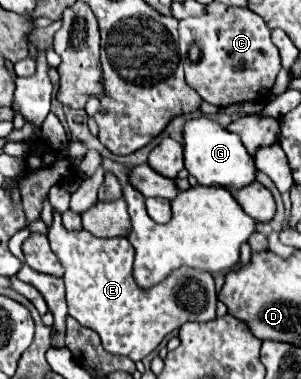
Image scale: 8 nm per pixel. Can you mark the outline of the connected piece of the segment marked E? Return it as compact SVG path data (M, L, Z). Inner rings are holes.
M54 214L54 224L48 230L48 240L52 252L58 256L64 268L64 282L66 282L66 300L68 300L68 314L76 318L82 326L92 328L98 332L100 340L104 342L104 350L118 356L128 356L134 362L148 356L164 336L178 330L184 322L210 322L216 318L216 290L214 278L208 272L192 270L192 268L178 268L166 280L152 286L150 290L142 290L136 286L132 278L132 260L134 248L126 238L96 238L86 230L80 232L66 232L62 226L60 214Z

